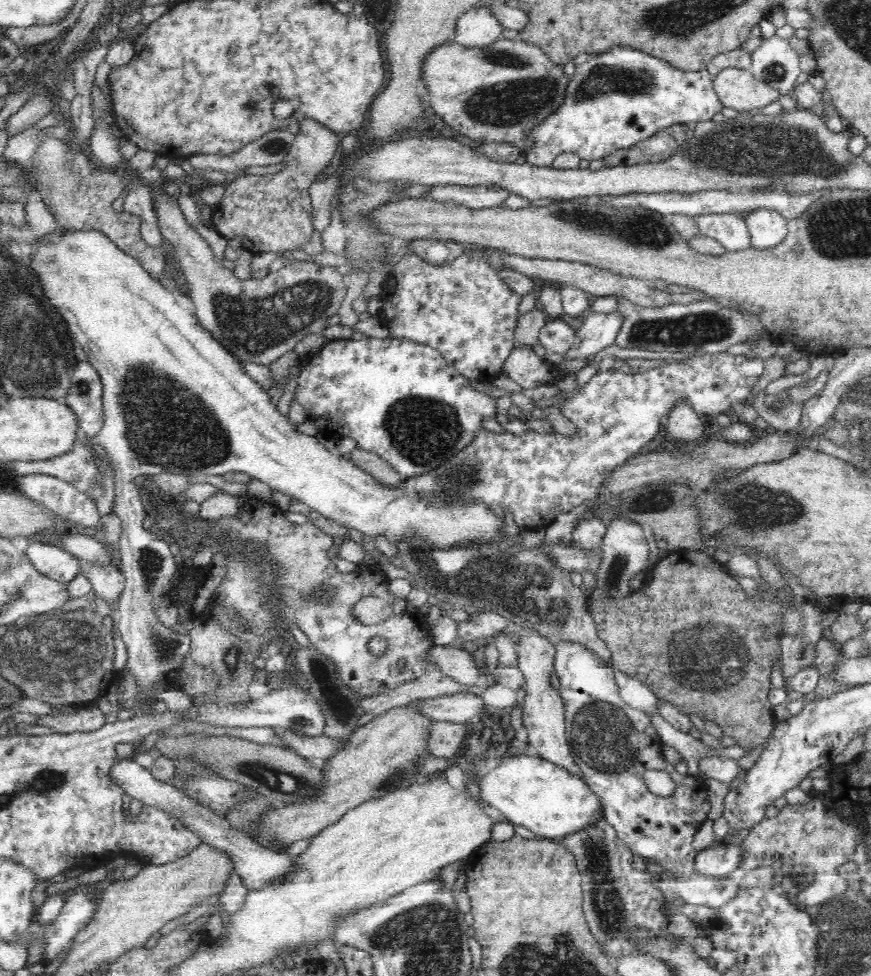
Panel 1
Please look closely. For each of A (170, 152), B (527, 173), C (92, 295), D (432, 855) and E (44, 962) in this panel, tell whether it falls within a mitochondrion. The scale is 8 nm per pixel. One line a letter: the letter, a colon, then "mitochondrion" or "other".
A: other
B: other
C: other
D: other
E: other

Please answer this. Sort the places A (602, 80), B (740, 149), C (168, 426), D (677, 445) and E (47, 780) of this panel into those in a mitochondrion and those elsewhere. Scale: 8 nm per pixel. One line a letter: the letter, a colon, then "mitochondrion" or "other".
A: mitochondrion
B: mitochondrion
C: mitochondrion
D: other
E: mitochondrion

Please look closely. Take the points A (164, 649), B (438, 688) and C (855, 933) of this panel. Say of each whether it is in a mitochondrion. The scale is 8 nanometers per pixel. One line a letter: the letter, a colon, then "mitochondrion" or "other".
A: mitochondrion
B: other
C: mitochondrion

